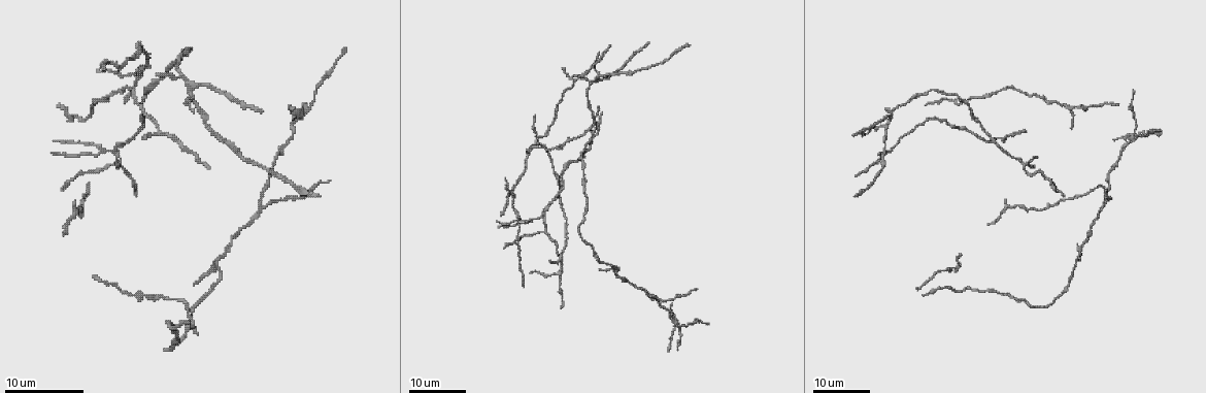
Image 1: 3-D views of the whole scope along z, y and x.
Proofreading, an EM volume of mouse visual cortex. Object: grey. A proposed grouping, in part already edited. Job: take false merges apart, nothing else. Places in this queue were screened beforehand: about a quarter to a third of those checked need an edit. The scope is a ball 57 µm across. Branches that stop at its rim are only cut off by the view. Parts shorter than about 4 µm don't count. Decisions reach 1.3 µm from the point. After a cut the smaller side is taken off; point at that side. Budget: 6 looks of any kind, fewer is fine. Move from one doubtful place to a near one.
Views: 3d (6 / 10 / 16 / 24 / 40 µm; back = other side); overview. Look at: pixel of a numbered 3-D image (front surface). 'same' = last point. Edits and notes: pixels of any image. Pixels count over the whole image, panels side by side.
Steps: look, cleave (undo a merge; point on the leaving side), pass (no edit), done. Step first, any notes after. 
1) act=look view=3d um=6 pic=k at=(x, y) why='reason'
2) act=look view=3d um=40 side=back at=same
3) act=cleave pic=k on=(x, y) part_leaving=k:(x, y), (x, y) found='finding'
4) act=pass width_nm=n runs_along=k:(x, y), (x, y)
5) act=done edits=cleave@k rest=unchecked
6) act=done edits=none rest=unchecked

act=look view=3d um=24 pic=1 at=(676, 324) why='small branch off a trunk'

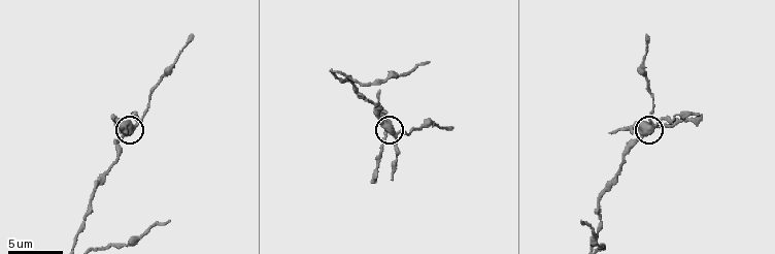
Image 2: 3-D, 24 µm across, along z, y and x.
act=look view=3d um=6 pic=2 at=(647, 123)

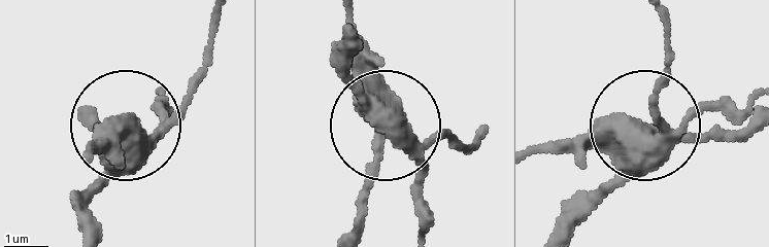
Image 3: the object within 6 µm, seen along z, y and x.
act=cleave pic=3 on=(106, 141) width_nm=460 part_leaving=3:(635, 149), (753, 127) found='two cells meet here'

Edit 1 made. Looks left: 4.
act=look view=overview

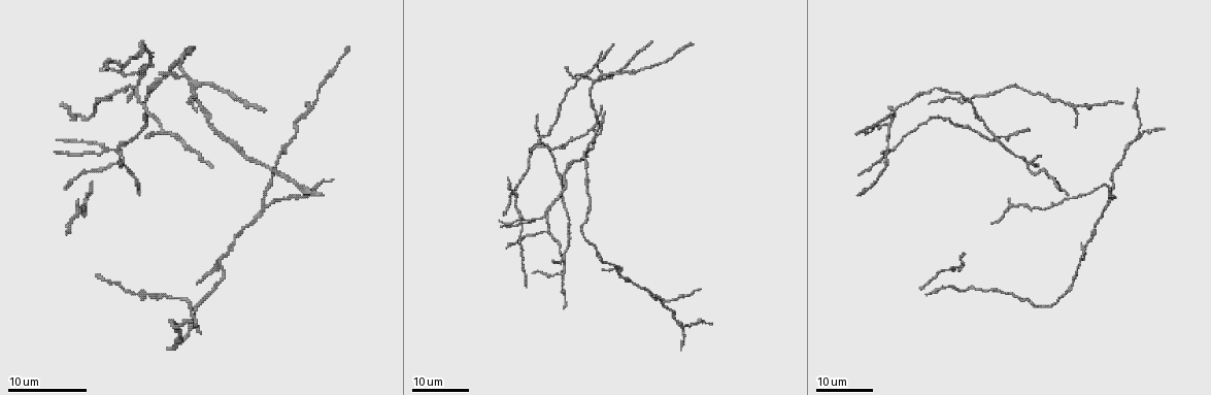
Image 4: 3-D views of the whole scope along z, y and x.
act=look view=3d um=24 pic=4 at=(102, 150) why='branch point'

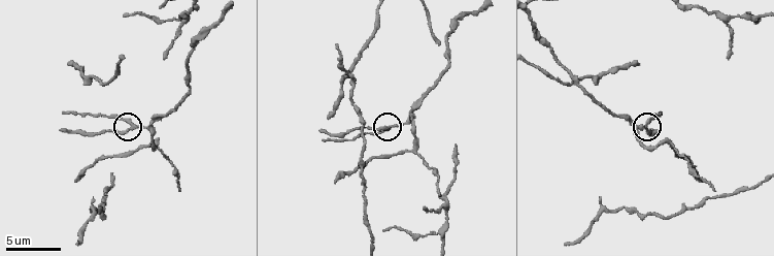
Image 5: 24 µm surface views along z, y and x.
act=look view=3d um=10 pic=5 at=(132, 125)

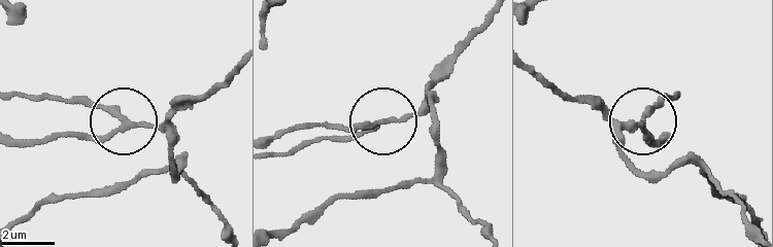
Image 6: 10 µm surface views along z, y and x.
act=cleave pic=6 on=(93, 103) side_arm_um=7 arms=3 found='two cells meet here'

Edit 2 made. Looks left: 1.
act=look view=3d um=16 pic=2 at=(335, 72) why='branch point'

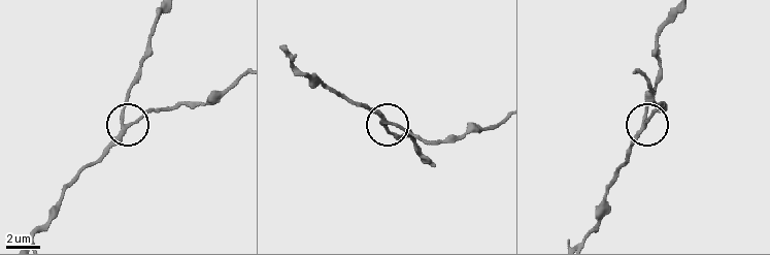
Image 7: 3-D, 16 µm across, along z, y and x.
act=pass side_arm_um=11 runs_along=7:(294, 56), (304, 72), (425, 139) found='all the same cell'

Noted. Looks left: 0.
act=done edits=cleave@3,cleave@6 rest=unchecked

